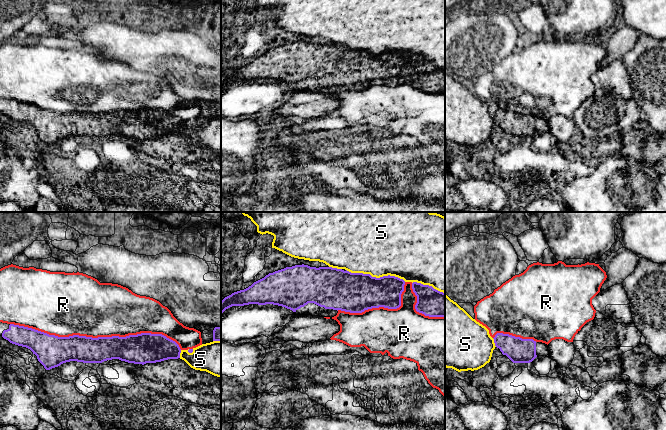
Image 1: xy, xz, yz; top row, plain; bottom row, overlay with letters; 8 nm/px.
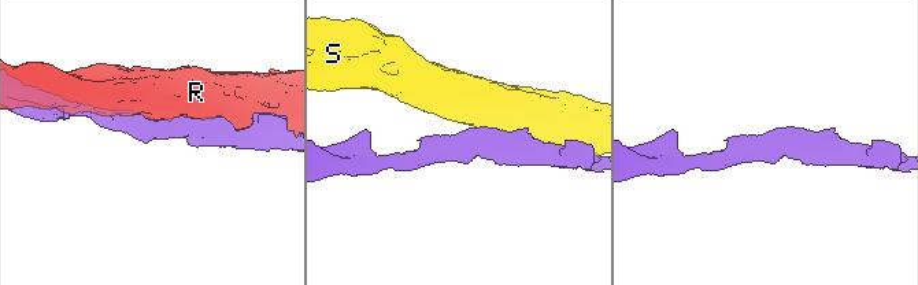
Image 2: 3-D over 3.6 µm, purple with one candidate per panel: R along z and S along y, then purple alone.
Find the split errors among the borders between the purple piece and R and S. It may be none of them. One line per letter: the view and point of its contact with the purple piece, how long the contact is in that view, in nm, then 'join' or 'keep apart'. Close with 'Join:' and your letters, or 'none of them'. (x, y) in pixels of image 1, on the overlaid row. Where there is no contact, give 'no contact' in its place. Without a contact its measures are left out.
R: meets purple in xy at (96, 338); contact 1400 nm long; keep apart
S: meets purple in xz at (375, 277); contact 480 nm long; keep apart
Join: none of them

